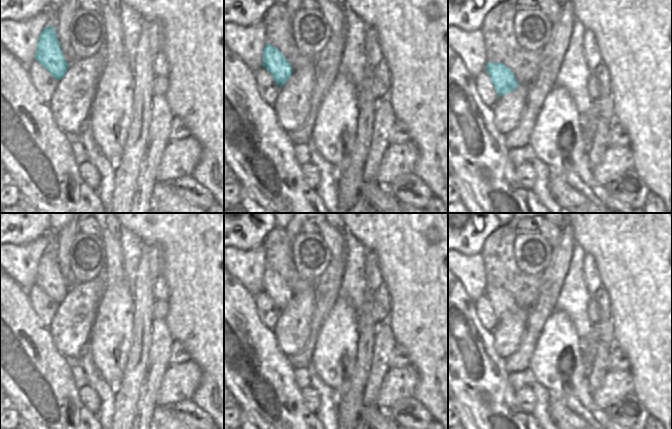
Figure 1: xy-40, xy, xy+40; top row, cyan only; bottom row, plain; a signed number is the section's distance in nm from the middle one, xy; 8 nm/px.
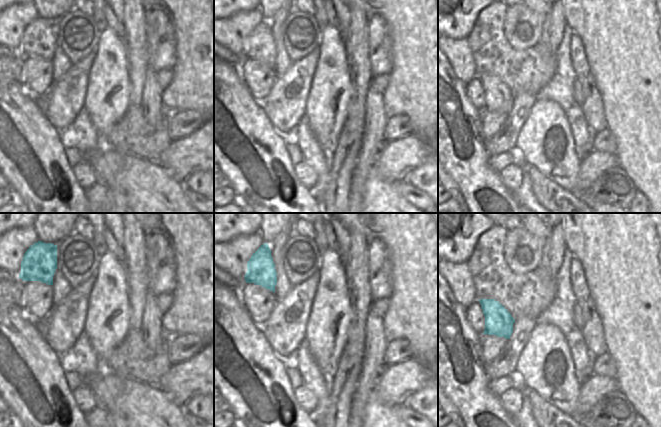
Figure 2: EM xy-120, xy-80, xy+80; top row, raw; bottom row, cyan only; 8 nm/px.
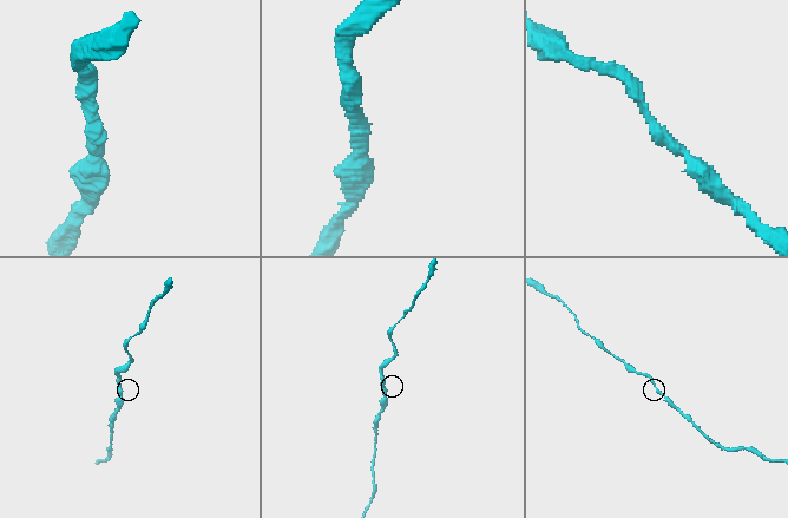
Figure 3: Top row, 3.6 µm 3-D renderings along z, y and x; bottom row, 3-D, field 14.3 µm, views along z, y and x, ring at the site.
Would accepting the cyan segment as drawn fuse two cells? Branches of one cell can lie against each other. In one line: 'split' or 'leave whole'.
leave whole

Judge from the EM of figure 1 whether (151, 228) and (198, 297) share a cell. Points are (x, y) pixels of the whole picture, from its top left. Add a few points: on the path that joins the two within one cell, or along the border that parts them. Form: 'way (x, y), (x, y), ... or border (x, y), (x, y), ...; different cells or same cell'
way (168, 245), (198, 275), (198, 280); same cell

